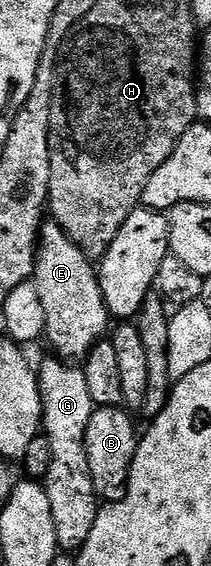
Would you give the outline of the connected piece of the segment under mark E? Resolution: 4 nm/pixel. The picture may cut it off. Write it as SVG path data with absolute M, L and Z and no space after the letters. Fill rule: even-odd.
M43 222L32 281L44 304L45 338L54 346L53 354L64 361L83 360L97 343L103 342L102 334L106 326L107 331L111 326L112 316L102 296L95 264L66 236L59 223Z

